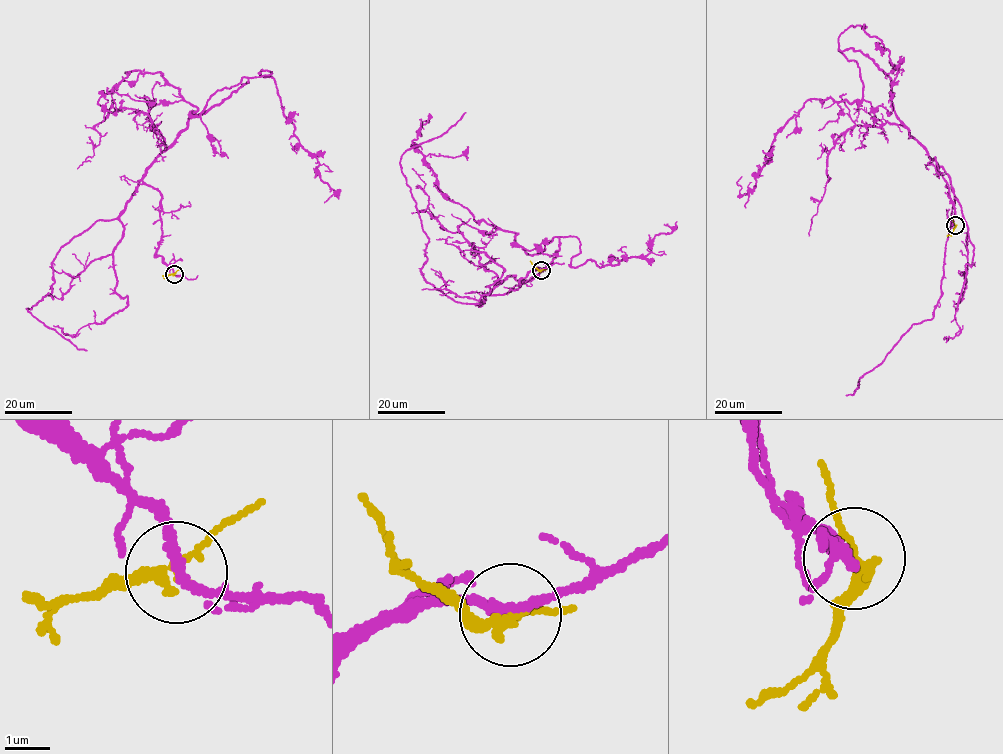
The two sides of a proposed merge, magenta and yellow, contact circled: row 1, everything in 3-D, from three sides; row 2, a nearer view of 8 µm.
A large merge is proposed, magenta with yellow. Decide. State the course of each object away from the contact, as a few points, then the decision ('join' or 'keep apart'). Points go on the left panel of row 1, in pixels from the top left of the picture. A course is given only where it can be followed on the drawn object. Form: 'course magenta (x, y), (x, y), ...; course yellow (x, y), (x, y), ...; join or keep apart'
course magenta (174, 274), (143, 174), (248, 80), (197, 116), (159, 72), (98, 101), (115, 113), (113, 94); course yellow (174, 274), (162, 275); keep apart

